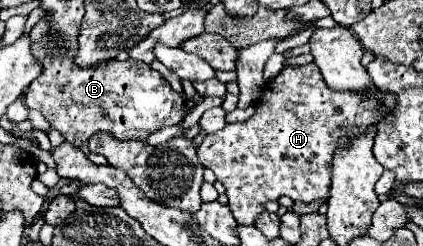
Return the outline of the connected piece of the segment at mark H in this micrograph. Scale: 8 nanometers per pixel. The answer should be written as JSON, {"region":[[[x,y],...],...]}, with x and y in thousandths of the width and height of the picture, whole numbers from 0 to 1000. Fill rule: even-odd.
{"region":[[[733,256],[714,272],[676,264],[643,329],[634,329],[600,419],[605,459],[563,508],[534,508],[530,524],[487,549],[482,581],[468,598],[468,646],[482,679],[501,687],[511,728],[534,760],[539,841],[548,850],[553,890],[567,915],[600,915],[605,890],[629,858],[624,833],[634,817],[652,817],[662,801],[686,801],[695,817],[733,825],[742,809],[771,809],[780,776],[780,654],[785,622],[799,598],[799,557],[809,549],[809,516],[861,524],[875,492],[894,500],[931,427],[931,394],[922,378],[894,378],[898,419],[875,427],[861,394],[837,378],[785,370],[761,329],[757,280]]]}

